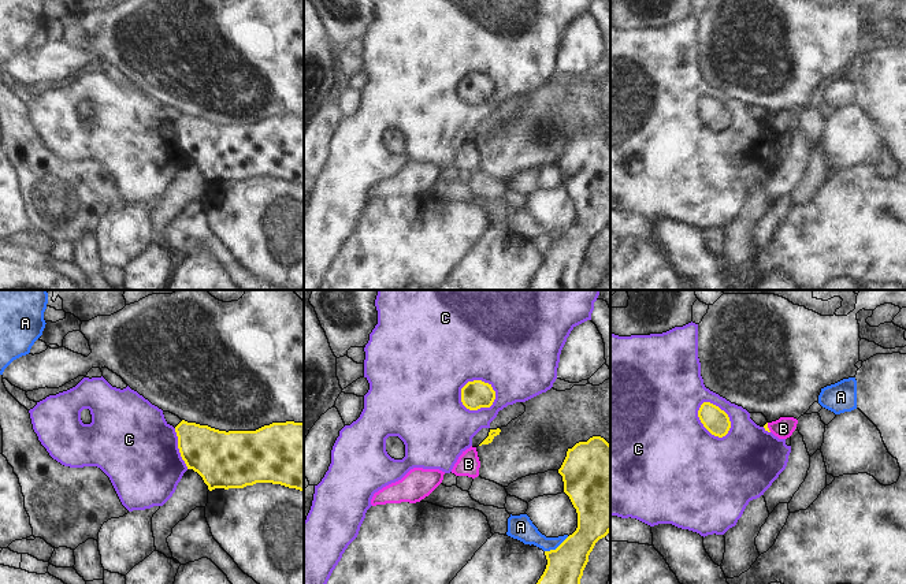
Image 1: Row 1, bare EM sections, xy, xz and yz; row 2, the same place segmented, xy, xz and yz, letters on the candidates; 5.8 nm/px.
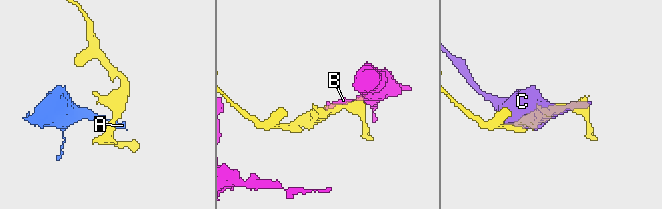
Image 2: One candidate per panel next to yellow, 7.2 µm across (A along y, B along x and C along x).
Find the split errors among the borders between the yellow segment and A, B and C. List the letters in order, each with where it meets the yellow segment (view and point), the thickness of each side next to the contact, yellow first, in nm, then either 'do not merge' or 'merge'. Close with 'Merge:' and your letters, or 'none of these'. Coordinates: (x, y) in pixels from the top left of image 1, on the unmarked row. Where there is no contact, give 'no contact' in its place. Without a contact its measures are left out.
A: xz (557, 241) | 260/140 nm | do not merge
B: yz (767, 121) | 20/120 nm | do not merge
C: xz (482, 100) | 170/340 nm | do not merge
Merge: none of these

